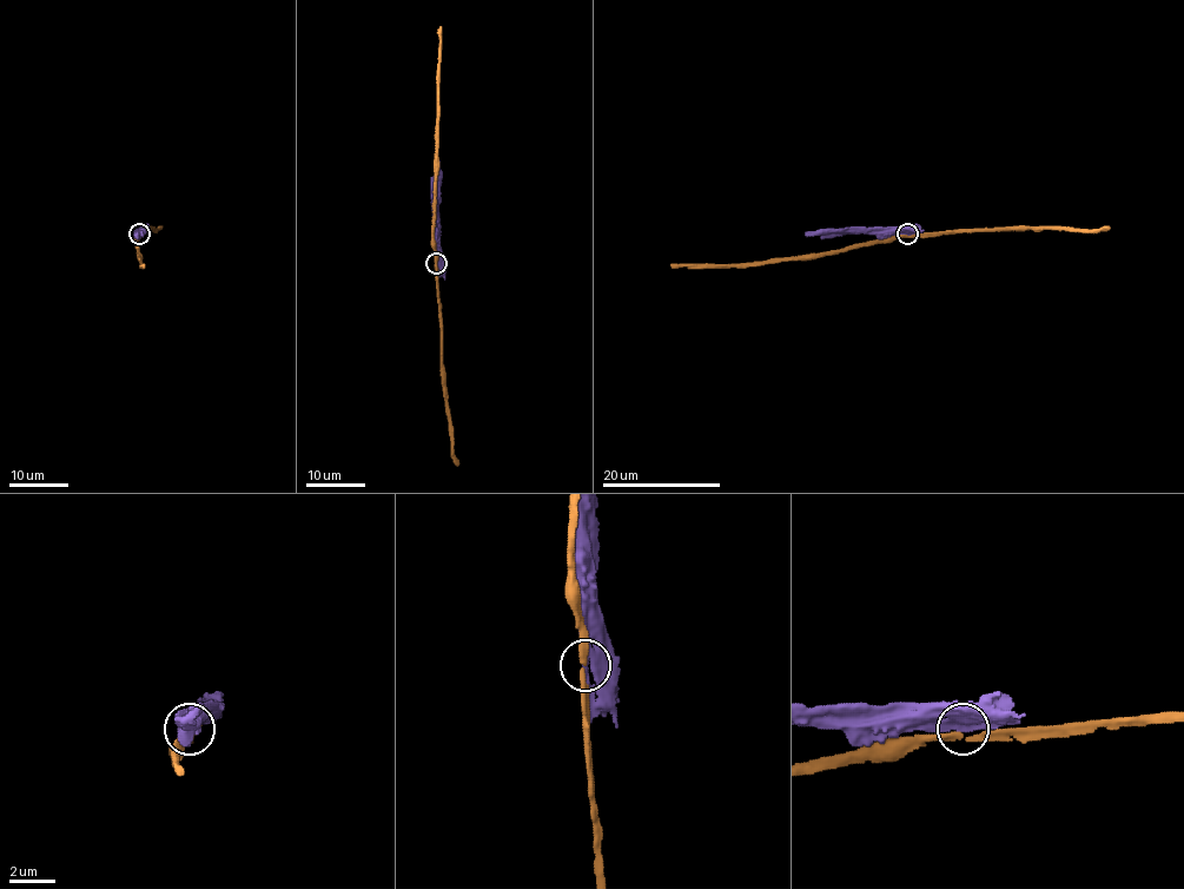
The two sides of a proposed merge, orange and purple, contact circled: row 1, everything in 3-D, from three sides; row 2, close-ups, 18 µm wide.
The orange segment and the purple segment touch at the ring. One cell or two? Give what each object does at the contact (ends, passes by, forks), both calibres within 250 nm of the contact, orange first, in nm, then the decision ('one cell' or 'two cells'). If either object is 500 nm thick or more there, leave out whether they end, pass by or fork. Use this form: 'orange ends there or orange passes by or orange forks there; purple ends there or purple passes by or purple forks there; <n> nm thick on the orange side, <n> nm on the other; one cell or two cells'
240 nm thick on the orange side, 500 nm on the other; two cells

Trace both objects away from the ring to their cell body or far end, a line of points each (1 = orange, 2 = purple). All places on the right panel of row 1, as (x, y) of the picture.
1: (906, 234), (838, 250), (761, 262), (670, 264)
2: (906, 234), (806, 236)

